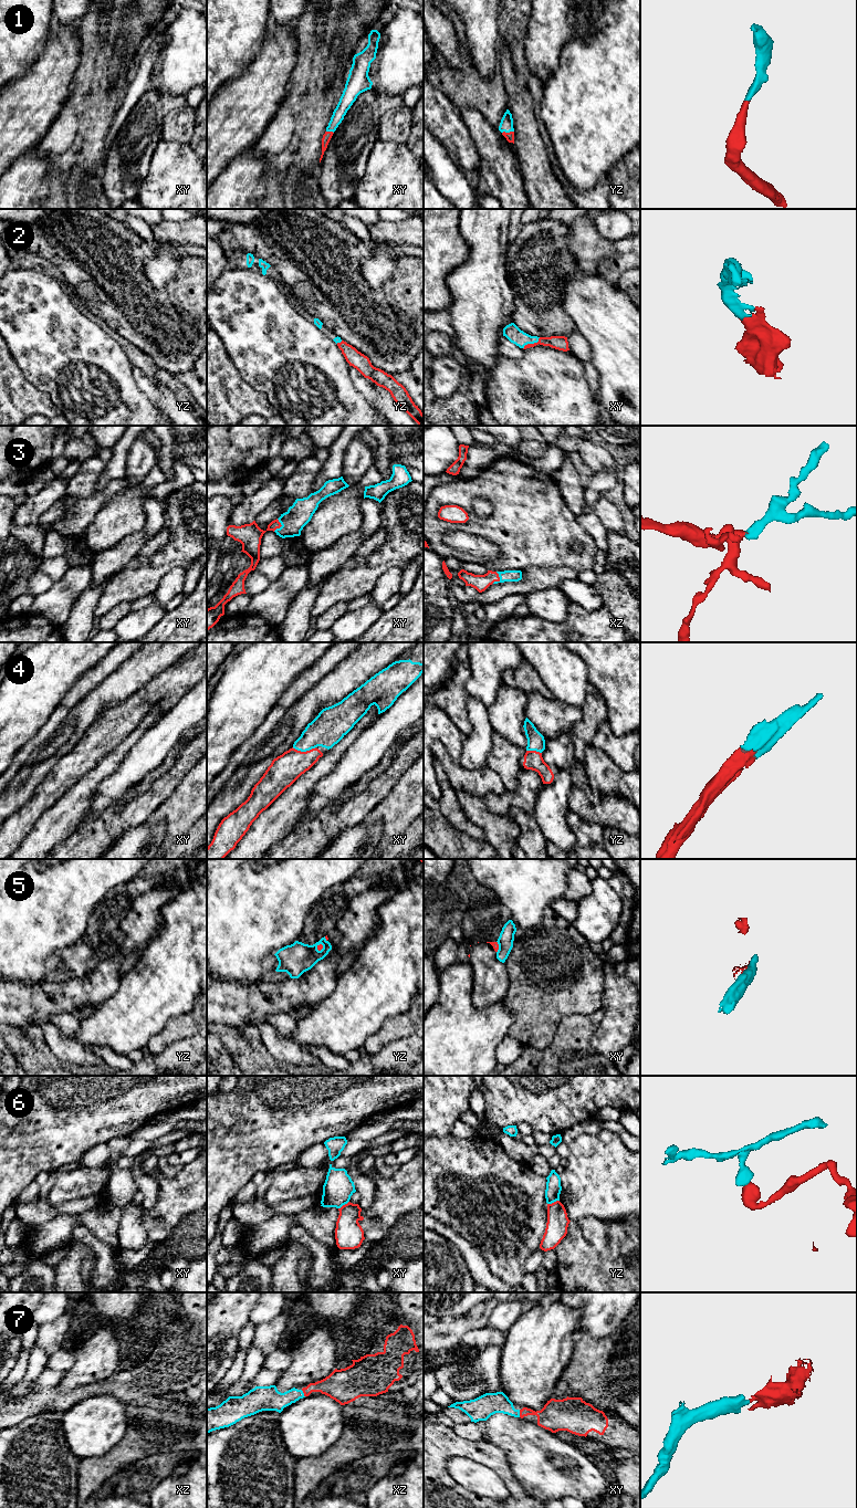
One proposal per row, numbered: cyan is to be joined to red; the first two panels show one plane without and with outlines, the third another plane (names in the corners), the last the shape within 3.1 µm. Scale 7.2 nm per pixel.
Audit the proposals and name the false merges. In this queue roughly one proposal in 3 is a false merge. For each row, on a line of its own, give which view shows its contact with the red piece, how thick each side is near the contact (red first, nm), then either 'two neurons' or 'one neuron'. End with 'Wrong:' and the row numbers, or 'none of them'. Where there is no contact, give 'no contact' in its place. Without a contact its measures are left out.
1: yz | 60/100 nm | one neuron
2: xy | 100/120 nm | one neuron
3: xz | 110/80 nm | one neuron
4: xy | 220/240 nm | one neuron
5: yz | 40/220 nm | two neurons
6: yz | 160/110 nm | two neurons
7: xy | 220/160 nm | one neuron
Wrong: 5, 6

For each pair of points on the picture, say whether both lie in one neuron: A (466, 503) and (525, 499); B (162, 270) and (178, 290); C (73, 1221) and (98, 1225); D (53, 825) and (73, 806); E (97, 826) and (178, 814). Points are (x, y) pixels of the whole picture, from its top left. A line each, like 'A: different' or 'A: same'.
A: same
B: different
C: same
D: same
E: different

